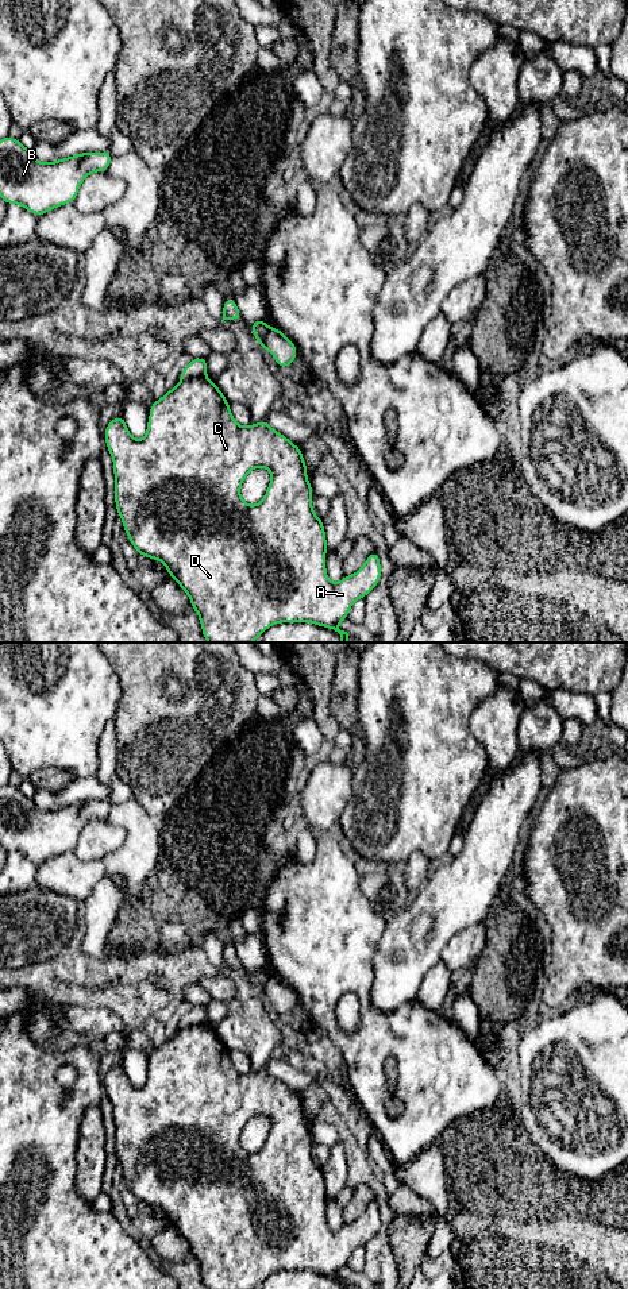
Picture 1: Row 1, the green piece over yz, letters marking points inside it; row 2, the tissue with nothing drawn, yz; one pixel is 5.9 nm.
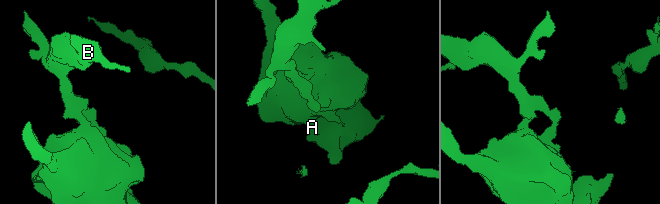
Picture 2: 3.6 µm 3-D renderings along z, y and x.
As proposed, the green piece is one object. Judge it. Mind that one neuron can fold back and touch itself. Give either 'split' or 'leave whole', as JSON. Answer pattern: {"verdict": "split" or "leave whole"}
{"verdict": "split"}

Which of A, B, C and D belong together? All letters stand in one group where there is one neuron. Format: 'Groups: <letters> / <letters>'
Groups: A C D / B

